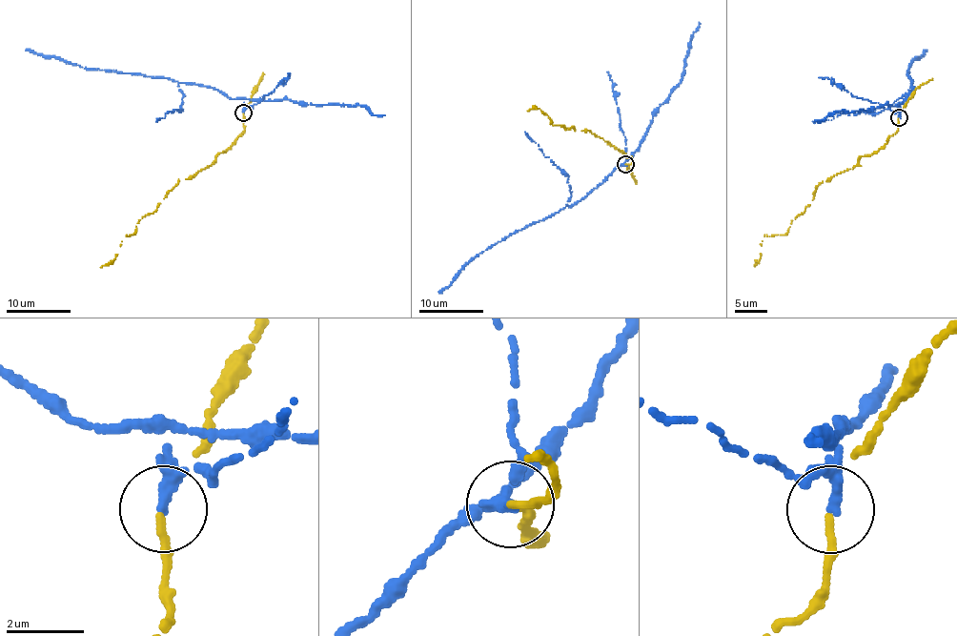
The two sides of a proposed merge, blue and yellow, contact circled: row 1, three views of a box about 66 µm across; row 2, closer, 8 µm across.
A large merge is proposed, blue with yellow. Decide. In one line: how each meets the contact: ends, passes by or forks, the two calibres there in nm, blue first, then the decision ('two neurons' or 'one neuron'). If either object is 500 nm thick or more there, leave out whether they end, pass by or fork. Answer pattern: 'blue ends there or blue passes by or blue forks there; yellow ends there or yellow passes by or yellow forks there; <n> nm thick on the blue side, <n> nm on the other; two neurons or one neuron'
blue ends there; yellow ends there; 300 nm thick on the blue side, 200 nm on the other; two neurons

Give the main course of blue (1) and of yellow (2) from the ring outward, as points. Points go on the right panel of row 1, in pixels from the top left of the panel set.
1: (898, 116), (900, 104), (912, 88), (906, 71), (913, 60), (921, 58), (926, 51)
2: (898, 118), (898, 130), (886, 144), (861, 156), (852, 169), (823, 181), (788, 232), (764, 236), (754, 266)

